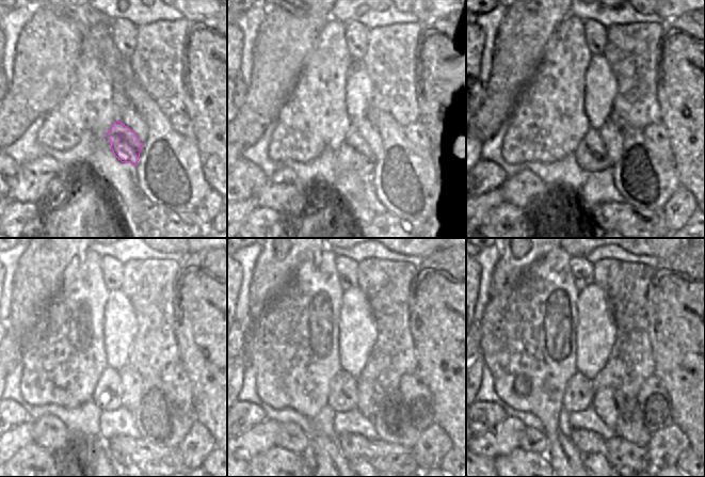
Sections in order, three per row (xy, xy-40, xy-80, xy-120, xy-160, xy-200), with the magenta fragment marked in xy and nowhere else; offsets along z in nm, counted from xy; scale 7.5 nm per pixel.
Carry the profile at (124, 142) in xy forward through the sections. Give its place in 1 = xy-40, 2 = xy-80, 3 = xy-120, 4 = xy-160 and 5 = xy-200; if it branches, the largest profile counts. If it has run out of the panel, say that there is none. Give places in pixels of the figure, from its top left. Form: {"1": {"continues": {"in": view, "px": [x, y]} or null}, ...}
{"1": {"continues": {"in": "xy-40", "px": [353, 154]}}, "2": {"continues": {"in": "xy-80", "px": [591, 155]}}, "3": {"continues": {"in": "xy-120", "px": [108, 394]}}, "4": {"continues": {"in": "xy-160", "px": [342, 397]}}, "5": {"continues": {"in": "xy-200", "px": [579, 393]}}}

